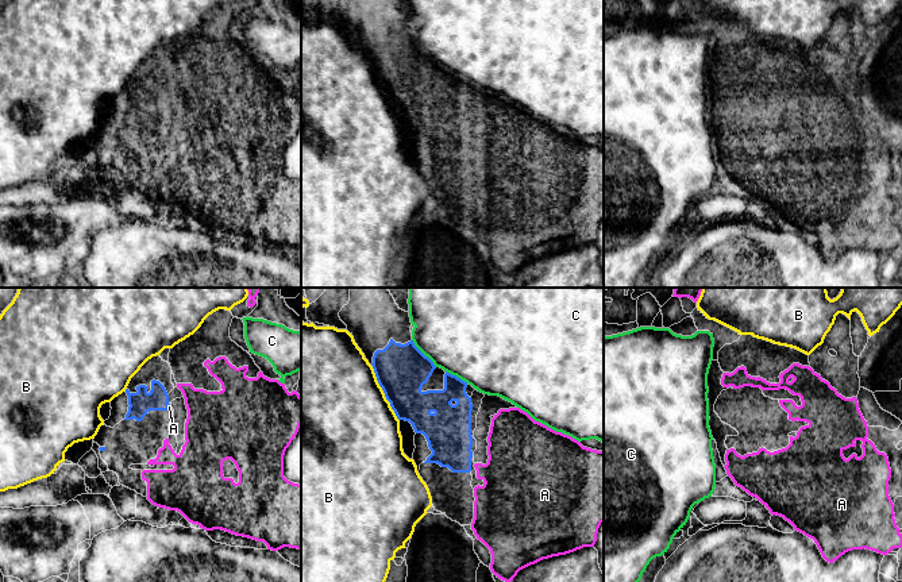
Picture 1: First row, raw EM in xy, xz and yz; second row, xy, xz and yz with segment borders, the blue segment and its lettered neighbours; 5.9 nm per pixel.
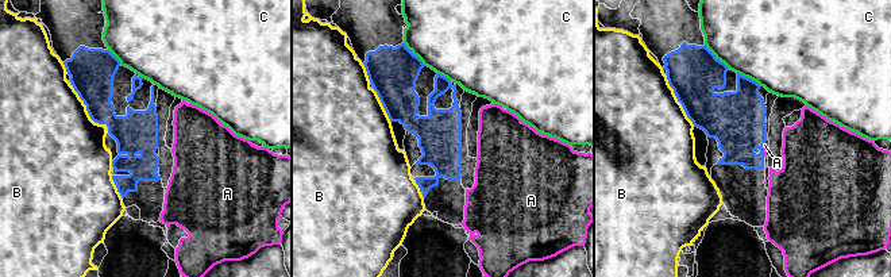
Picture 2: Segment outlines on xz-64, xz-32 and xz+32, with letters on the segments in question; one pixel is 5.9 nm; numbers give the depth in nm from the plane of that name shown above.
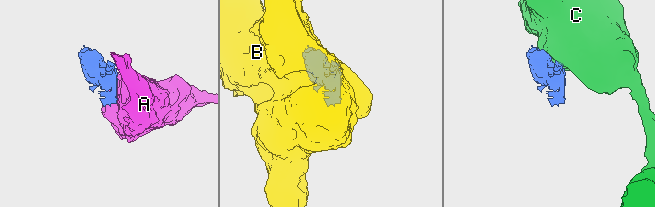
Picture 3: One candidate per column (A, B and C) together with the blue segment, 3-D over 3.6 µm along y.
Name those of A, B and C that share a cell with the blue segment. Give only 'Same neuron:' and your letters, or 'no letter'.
Same neuron: A

